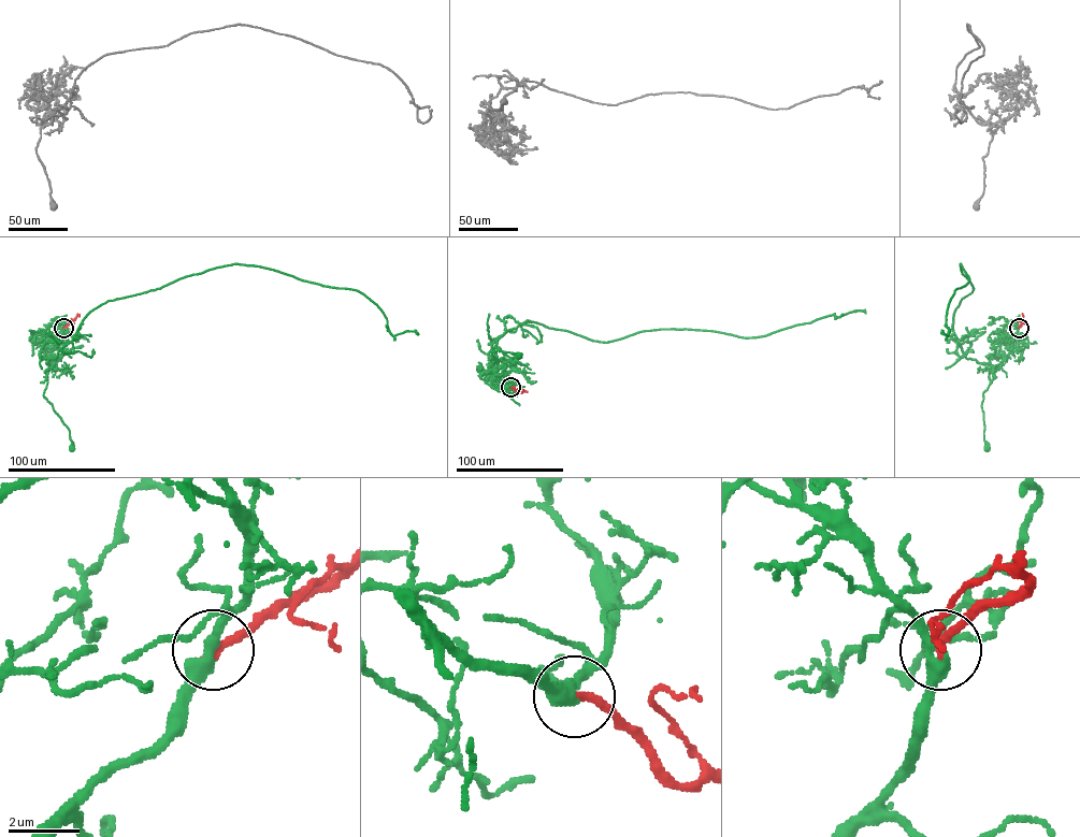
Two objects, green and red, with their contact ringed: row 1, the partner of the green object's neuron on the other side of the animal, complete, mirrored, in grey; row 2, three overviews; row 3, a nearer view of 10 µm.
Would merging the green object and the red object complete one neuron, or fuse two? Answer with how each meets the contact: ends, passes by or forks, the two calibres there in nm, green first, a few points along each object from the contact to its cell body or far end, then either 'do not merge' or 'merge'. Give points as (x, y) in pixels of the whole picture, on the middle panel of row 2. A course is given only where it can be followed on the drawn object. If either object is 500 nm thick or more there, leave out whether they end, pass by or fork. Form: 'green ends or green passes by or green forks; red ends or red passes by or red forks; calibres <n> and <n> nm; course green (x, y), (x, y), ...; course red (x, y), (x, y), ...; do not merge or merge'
green passes by; red ends; calibres 320 and 240 nm; course green (510, 387), (506, 380), (492, 380), (498, 369), (491, 351), (519, 356); course red (510, 387), (527, 392); merge

